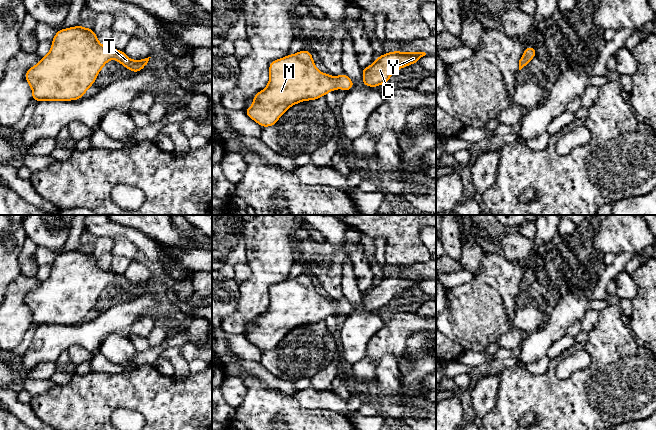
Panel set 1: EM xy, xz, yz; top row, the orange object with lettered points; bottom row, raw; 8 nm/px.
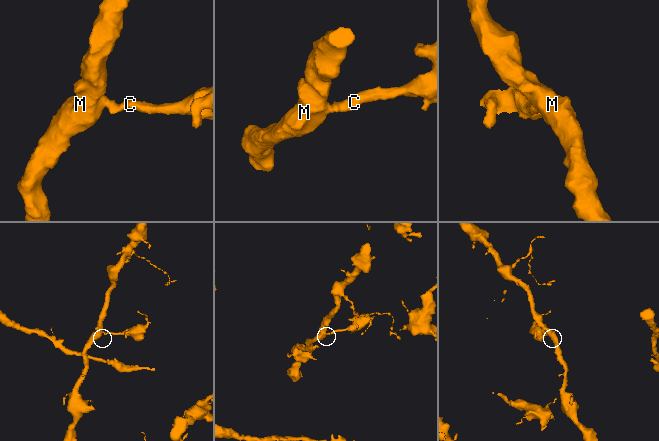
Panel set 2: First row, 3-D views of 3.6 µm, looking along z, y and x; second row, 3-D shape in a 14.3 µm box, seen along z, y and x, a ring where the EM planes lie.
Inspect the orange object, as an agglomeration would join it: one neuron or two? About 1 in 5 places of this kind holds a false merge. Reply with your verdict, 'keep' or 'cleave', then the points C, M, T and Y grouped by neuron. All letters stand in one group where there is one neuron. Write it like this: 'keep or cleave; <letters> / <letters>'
keep; C M T Y

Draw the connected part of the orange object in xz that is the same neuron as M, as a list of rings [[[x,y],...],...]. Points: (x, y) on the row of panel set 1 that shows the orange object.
[[[302,49],[295,54],[273,60],[269,64],[268,84],[254,95],[253,104],[246,108],[245,112],[261,127],[271,127],[293,105],[303,101],[317,100],[336,89],[349,91],[353,86],[352,79],[345,73],[332,77],[329,73],[319,71],[312,58],[312,52]]]

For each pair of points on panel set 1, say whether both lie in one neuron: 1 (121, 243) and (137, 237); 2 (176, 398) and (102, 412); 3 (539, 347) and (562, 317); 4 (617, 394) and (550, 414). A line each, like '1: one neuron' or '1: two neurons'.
1: two neurons
2: one neuron
3: one neuron
4: one neuron

